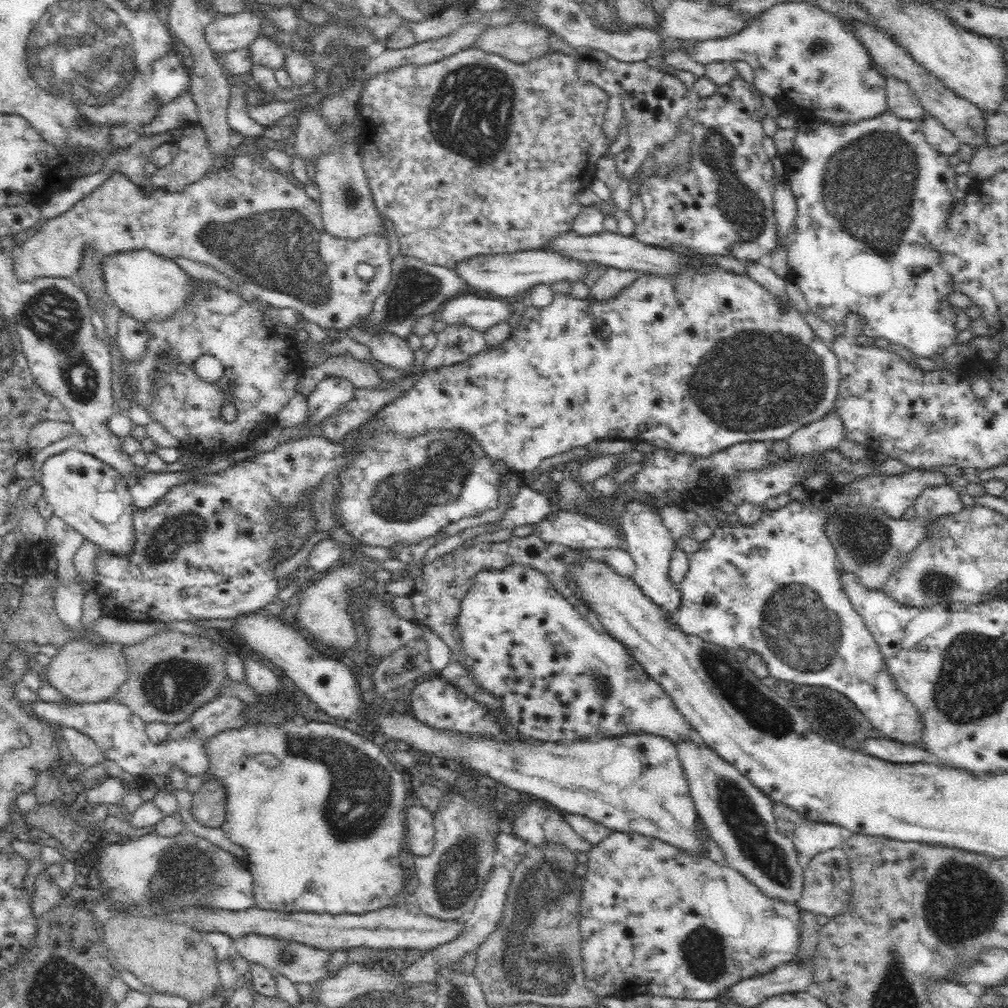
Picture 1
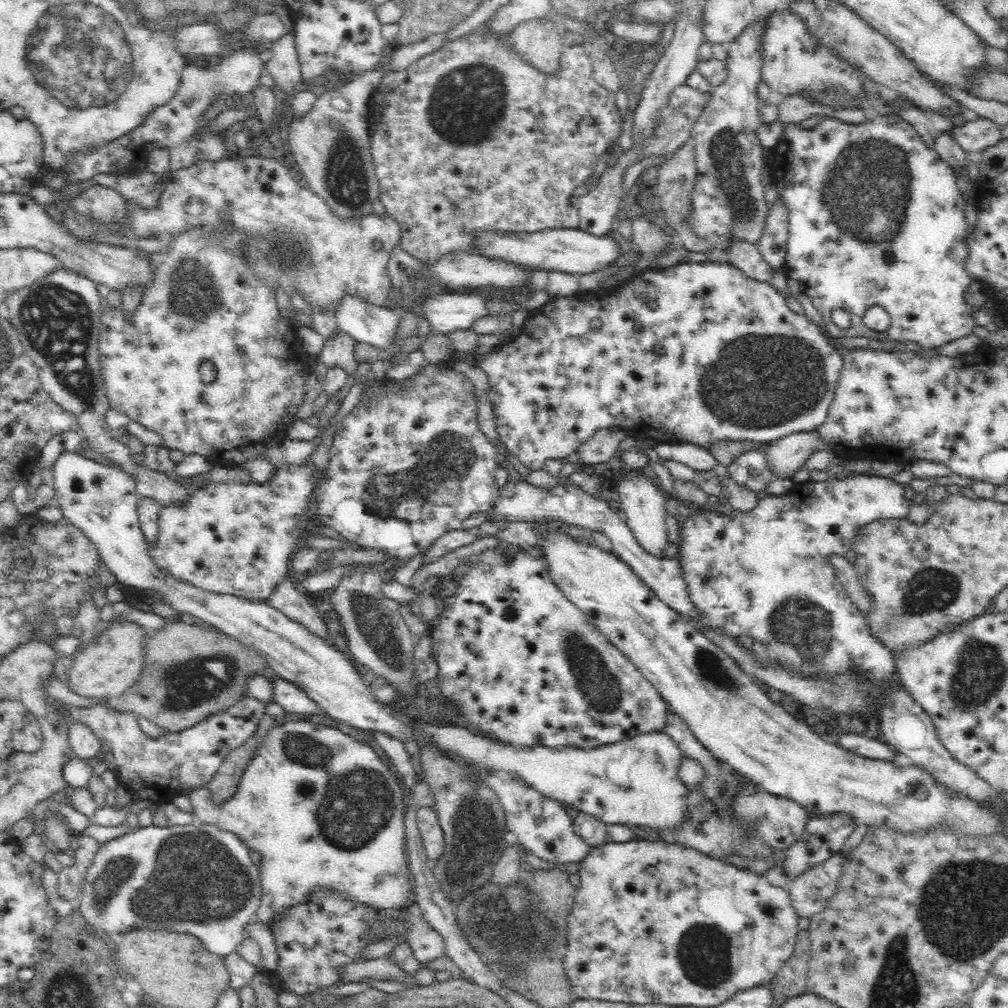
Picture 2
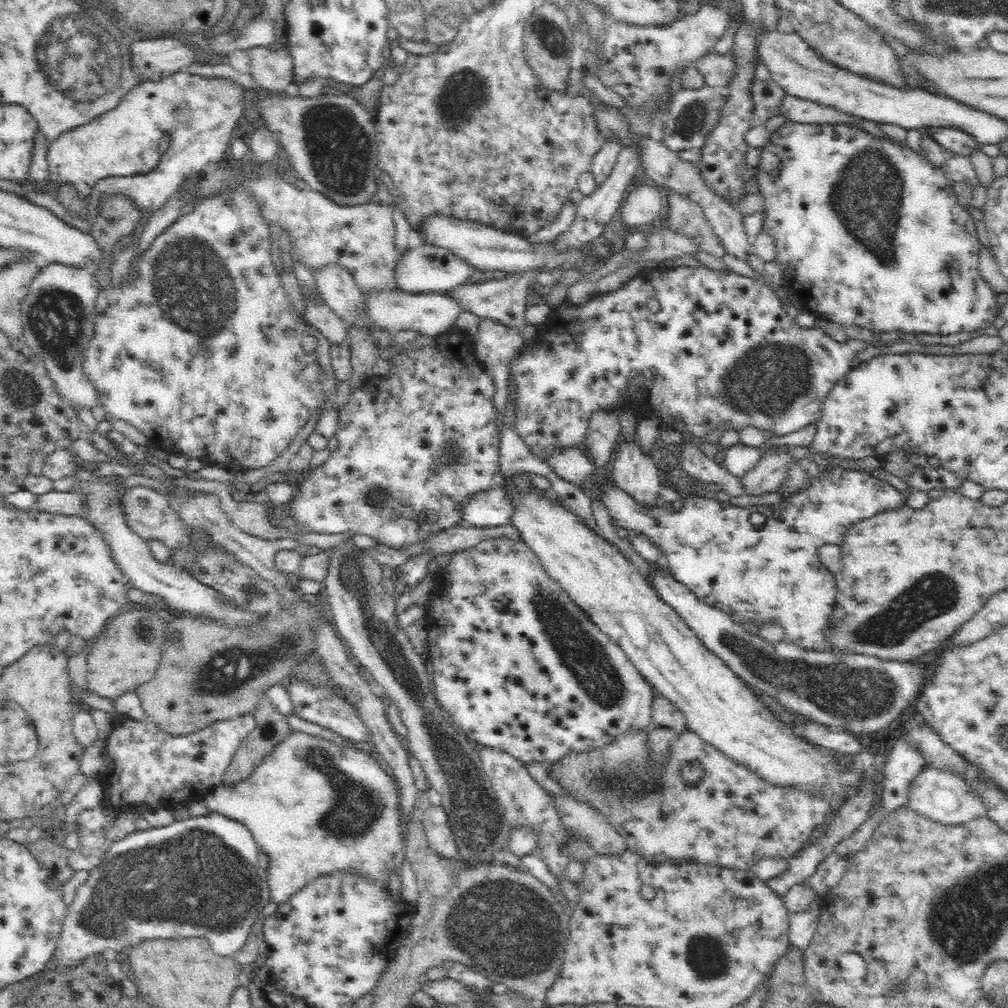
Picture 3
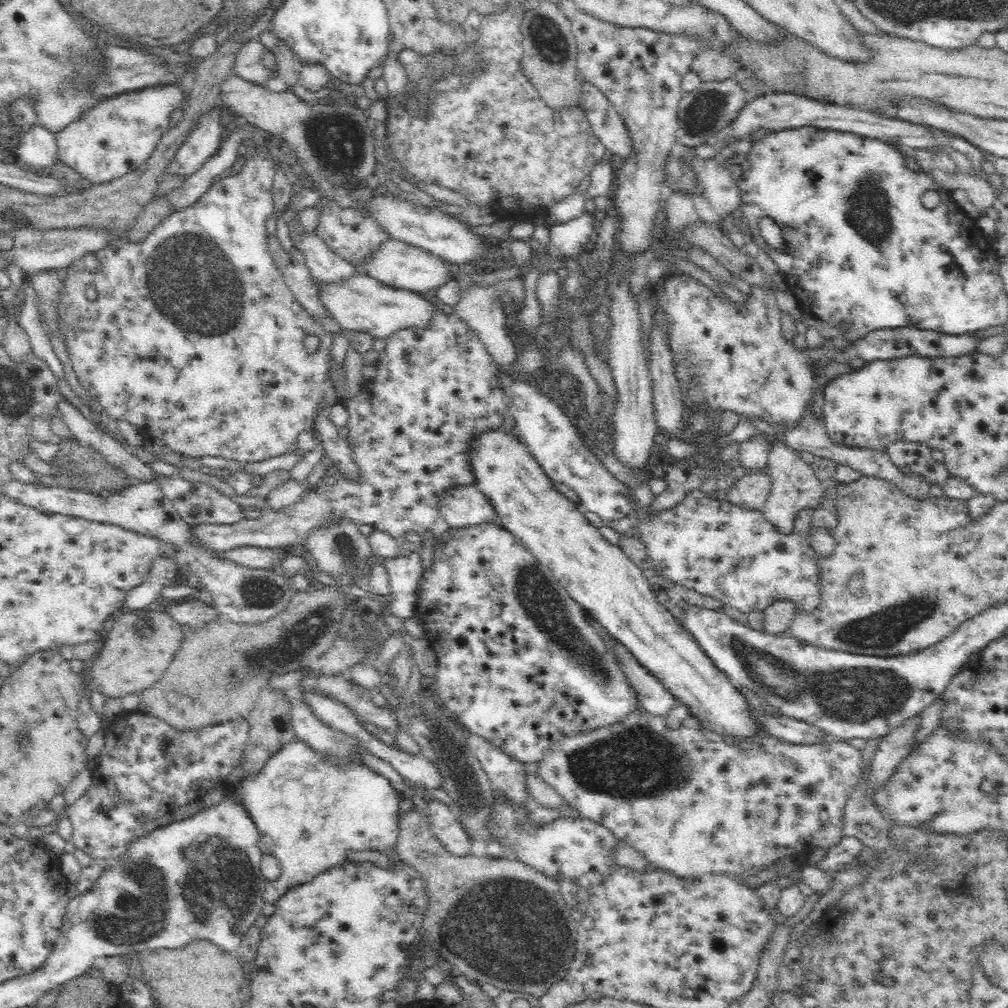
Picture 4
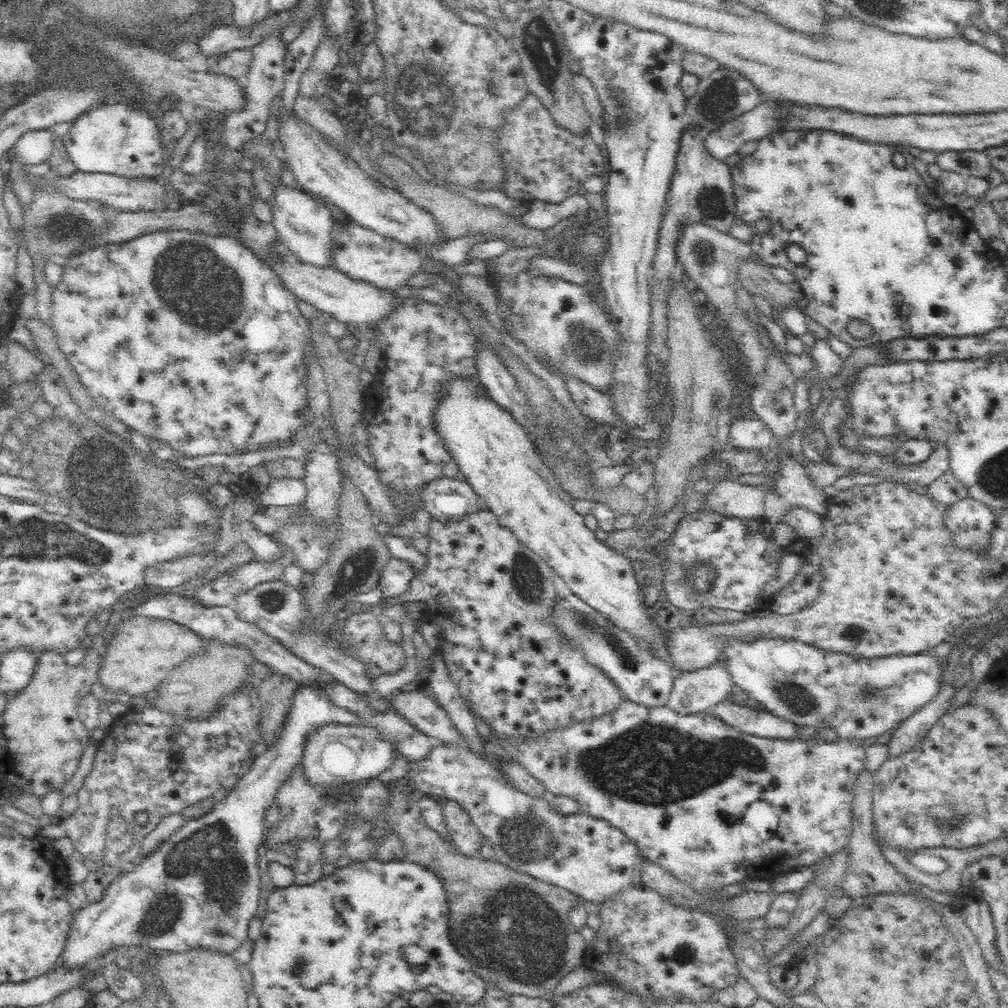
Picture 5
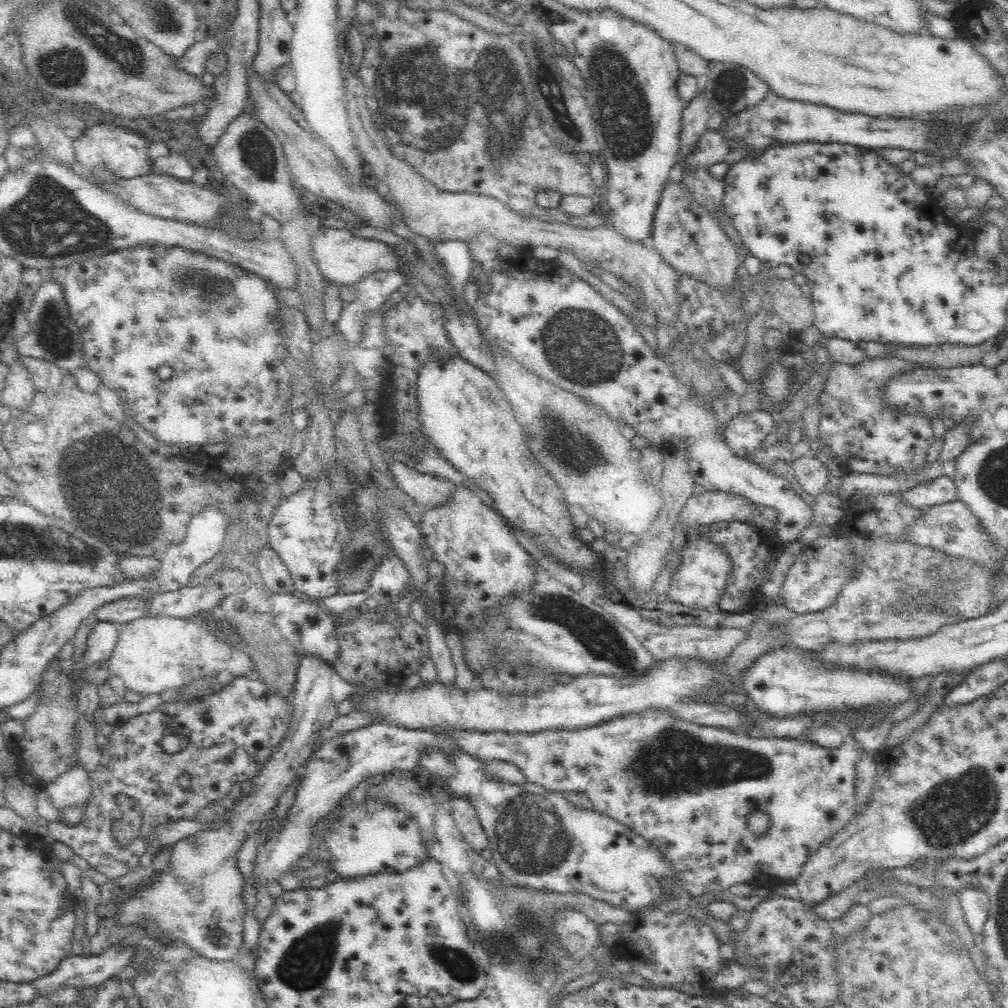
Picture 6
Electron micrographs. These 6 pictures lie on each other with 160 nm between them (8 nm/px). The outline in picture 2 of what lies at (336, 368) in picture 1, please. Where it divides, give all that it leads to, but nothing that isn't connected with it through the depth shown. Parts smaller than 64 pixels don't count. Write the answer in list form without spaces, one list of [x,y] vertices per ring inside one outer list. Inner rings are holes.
[[[338,327],[336,334],[334,334],[332,338],[325,340],[318,360],[328,367],[339,364],[347,368],[350,374],[354,373],[357,369],[356,361],[354,361],[354,357],[352,357],[354,342],[354,338]]]

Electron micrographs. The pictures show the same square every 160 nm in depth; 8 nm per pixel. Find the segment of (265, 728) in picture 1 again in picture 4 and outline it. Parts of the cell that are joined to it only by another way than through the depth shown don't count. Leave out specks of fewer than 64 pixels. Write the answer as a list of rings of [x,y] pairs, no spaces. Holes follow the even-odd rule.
[[[300,741],[285,744],[261,771],[248,773],[237,787],[228,786],[228,793],[230,789],[230,795],[236,795],[257,824],[259,849],[263,854],[276,856],[282,865],[282,876],[263,895],[266,904],[274,904],[283,891],[310,882],[325,870],[342,863],[346,850],[377,849],[386,852],[388,849],[394,850],[396,846],[398,803],[402,797],[390,782],[364,765],[348,765],[338,769],[330,763],[324,763]]]

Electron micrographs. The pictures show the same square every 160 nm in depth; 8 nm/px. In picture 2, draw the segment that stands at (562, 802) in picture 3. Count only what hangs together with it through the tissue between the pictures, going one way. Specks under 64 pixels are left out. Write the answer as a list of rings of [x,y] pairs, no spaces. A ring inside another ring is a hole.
[[[579,808],[576,809],[576,816],[571,818],[571,825],[574,833],[588,844],[590,850],[604,846],[612,839],[608,822]]]

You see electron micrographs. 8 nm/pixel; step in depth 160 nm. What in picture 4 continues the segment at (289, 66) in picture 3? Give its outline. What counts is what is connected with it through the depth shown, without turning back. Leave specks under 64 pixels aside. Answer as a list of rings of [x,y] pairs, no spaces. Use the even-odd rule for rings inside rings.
[[[258,38],[244,43],[235,54],[232,72],[244,81],[264,86],[264,82],[269,78],[268,70],[277,66],[273,52],[267,50]]]

